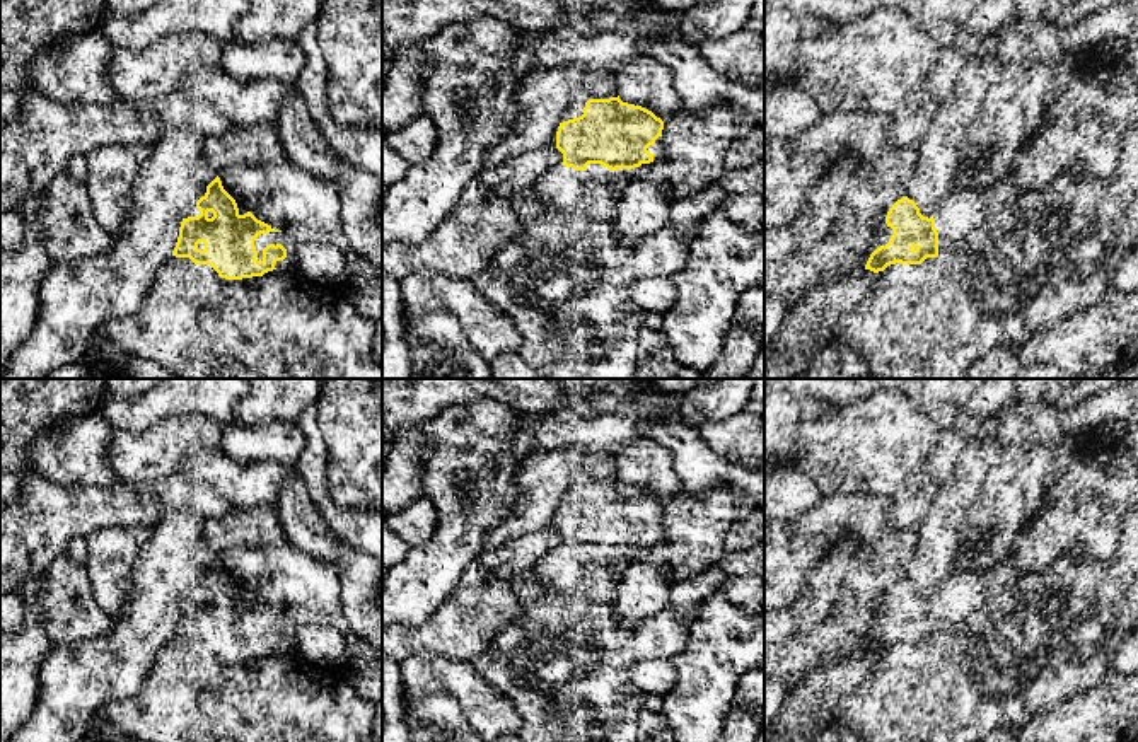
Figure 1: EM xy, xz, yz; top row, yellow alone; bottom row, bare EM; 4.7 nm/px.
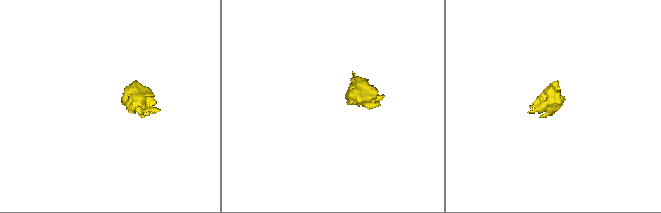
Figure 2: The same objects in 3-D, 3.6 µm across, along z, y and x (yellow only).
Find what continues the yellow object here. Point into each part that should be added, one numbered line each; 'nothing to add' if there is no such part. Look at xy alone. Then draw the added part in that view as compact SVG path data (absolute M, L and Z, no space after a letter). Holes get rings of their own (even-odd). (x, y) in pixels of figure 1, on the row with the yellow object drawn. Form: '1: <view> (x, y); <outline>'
1: xy (272, 237); M268 232L268 234L261 234L258 235L258 239L254 241L254 247L258 251L258 261L263 261L263 249L268 244L282 244L287 249L287 258L283 261L276 261L275 268L276 270L293 270L297 268L297 259L295 259L295 241L292 237L288 237L285 232Z

